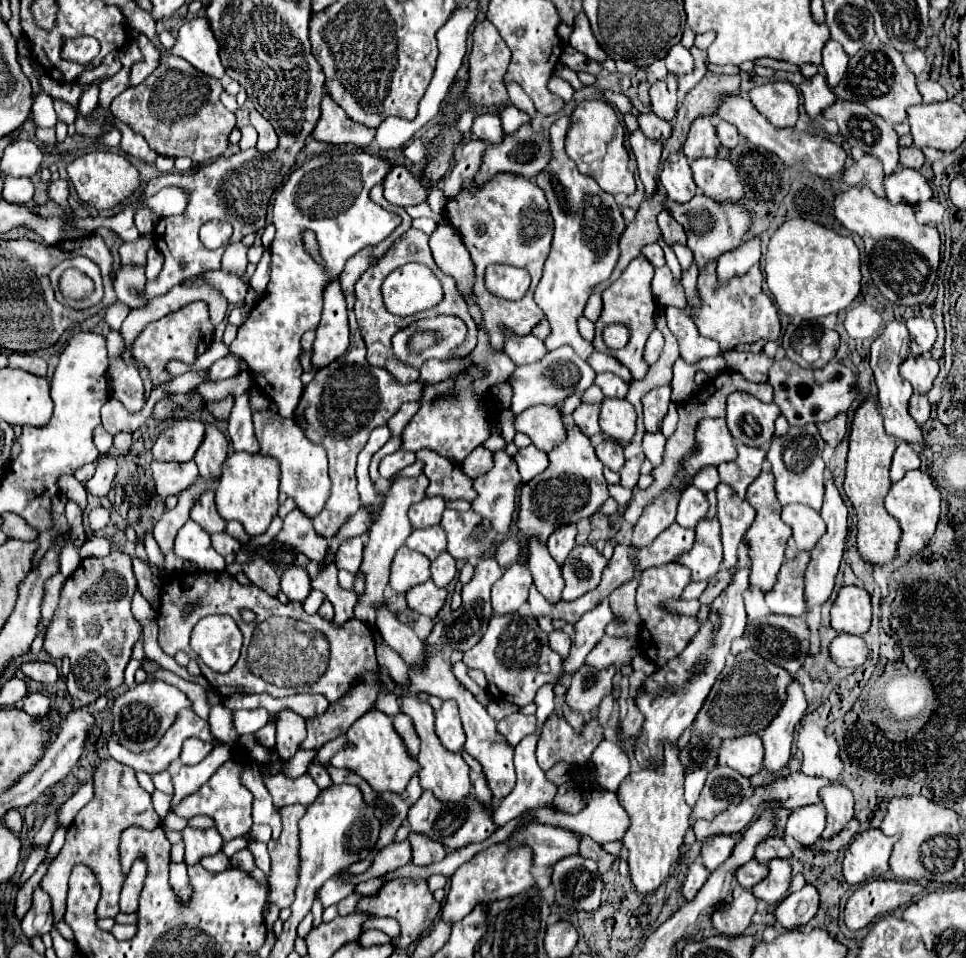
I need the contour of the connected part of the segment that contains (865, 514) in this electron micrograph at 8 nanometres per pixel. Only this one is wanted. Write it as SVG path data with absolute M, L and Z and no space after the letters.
M874 396L864 398L864 402L854 414L850 428L850 450L848 450L844 492L858 516L858 552L870 564L890 564L896 556L896 544L900 538L900 526L884 508L884 496L892 486L888 470L896 446L898 440L884 430L876 398Z

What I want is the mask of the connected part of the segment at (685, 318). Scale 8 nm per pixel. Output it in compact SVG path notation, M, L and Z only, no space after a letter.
M668 306L664 310L664 316L666 316L670 332L676 336L676 340L680 344L680 356L684 360L696 362L700 358L718 356L720 354L718 342L712 340L712 338L700 336L700 332L696 332L696 326L692 324L692 318L688 316L686 310Z

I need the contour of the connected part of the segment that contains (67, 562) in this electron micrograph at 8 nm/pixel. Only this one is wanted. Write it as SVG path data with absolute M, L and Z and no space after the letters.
M66 544L64 550L62 550L62 554L60 554L60 572L64 576L70 576L78 566L80 566L78 548L72 548L72 544Z

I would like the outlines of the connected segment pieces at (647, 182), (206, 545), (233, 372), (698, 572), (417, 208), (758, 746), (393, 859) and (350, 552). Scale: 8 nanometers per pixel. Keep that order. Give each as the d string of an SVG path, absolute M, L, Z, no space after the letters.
M638 128L636 132L630 134L630 148L636 156L638 170L640 170L640 180L646 188L646 198L648 198L652 192L656 192L656 170L658 170L658 164L660 164L662 142L650 140Z
M188 520L176 536L174 552L182 560L192 560L200 570L224 570L224 558L210 546L208 534L194 522Z
M234 354L224 356L222 360L214 362L214 364L208 368L208 378L210 378L210 380L232 378L232 376L238 376L238 374L240 374L240 358L234 356Z
M700 520L694 528L696 540L692 550L680 554L676 564L690 568L692 580L710 580L722 562L722 544L720 544L720 524L714 520Z
M414 204L414 206L406 206L404 208L412 218L420 218L420 216L430 216L430 218L434 218L436 222L440 220L440 214L434 214L430 208L428 208L428 204Z
M748 734L732 740L724 740L718 754L720 766L730 766L742 776L754 776L762 770L764 748L758 734Z
M404 840L402 844L388 844L384 848L384 852L376 852L372 868L366 870L364 874L358 874L358 876L342 874L340 878L346 880L346 882L352 882L352 884L358 884L358 882L368 880L368 878L384 876L386 872L392 872L392 870L396 870L400 866L406 866L408 862L410 862L410 848L408 848L408 840Z
M356 536L356 538L350 538L350 540L344 540L338 550L336 550L336 556L334 556L334 562L338 568L344 568L352 574L356 574L356 568L360 568L362 564L362 538Z

